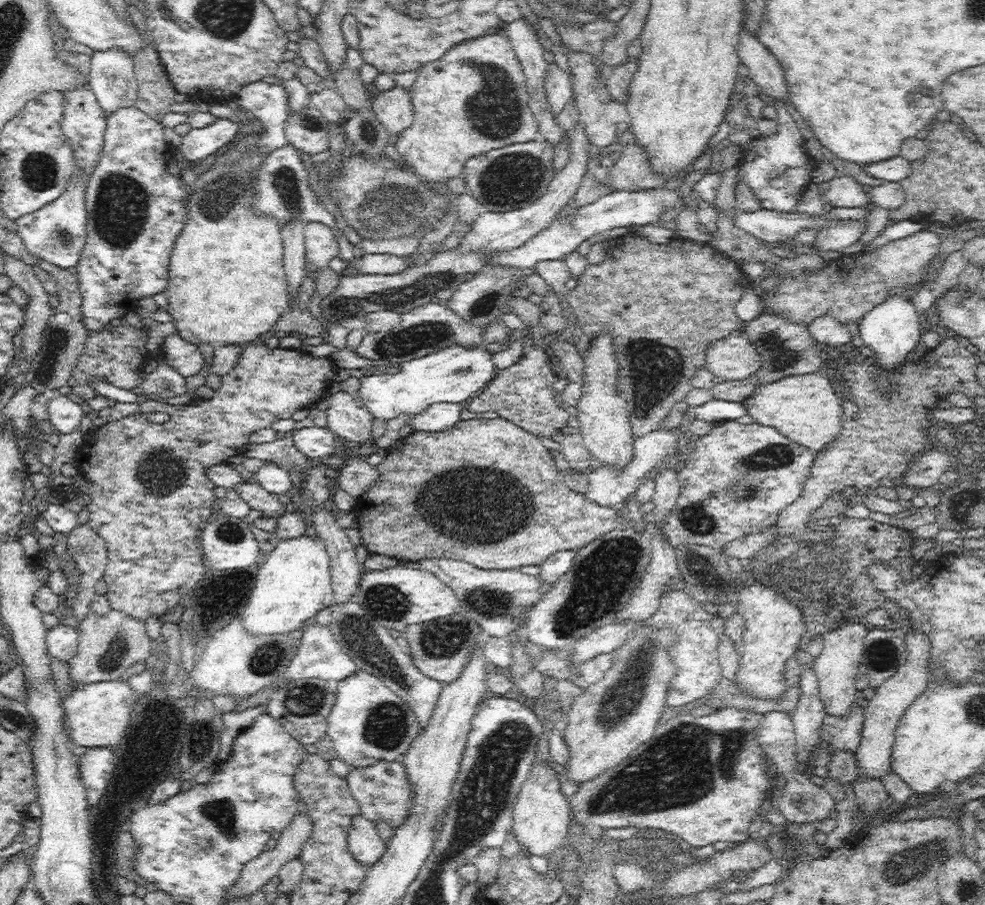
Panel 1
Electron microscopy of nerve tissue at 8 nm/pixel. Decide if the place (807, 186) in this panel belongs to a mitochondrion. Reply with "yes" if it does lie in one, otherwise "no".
no

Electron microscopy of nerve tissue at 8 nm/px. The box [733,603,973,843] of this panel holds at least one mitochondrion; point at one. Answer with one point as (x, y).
(883, 655)

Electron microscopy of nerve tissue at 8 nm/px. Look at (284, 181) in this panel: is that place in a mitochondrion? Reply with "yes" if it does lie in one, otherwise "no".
yes

